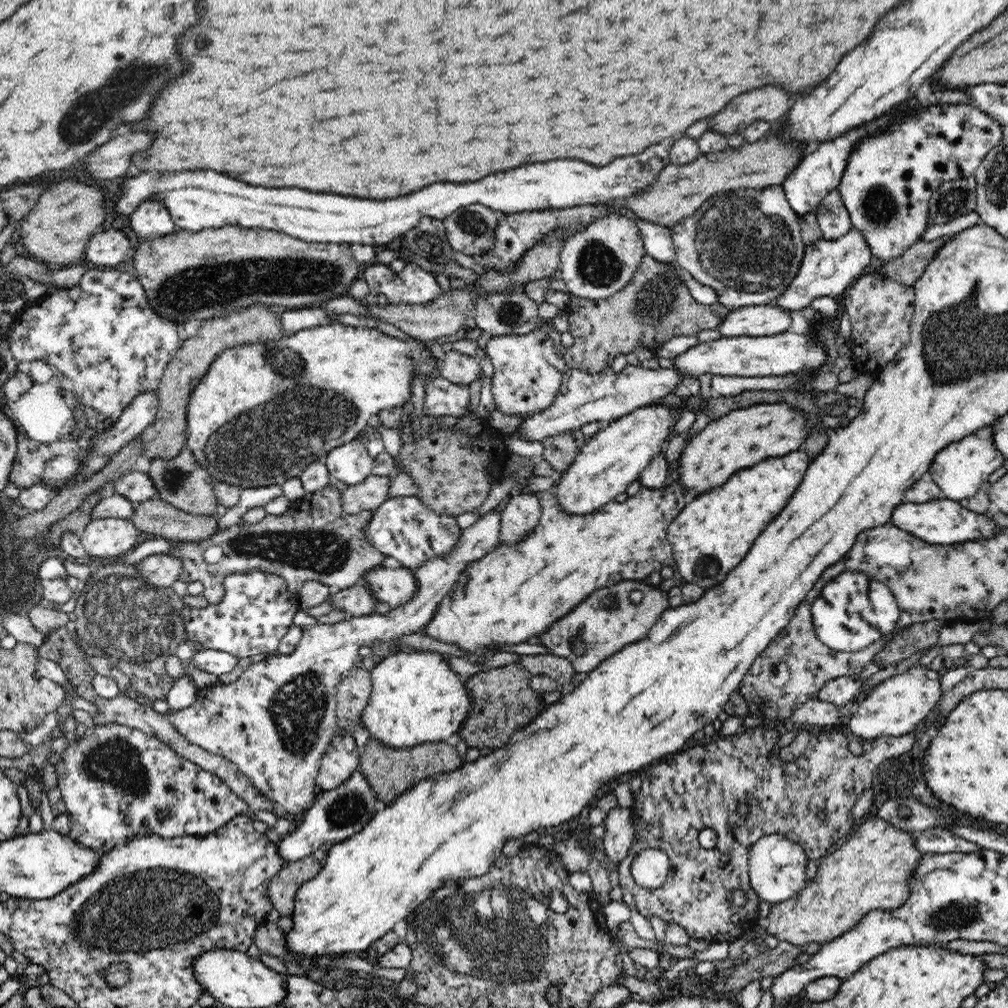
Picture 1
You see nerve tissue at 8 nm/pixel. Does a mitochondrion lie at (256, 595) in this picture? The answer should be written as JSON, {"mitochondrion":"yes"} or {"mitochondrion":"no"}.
{"mitochondrion":"no"}

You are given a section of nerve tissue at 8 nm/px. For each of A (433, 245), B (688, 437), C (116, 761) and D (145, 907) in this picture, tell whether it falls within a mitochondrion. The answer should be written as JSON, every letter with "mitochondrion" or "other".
{"A":"mitochondrion","B":"other","C":"mitochondrion","D":"mitochondrion"}

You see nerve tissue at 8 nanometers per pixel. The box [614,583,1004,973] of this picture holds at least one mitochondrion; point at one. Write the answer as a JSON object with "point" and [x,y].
{"point":[960,914]}

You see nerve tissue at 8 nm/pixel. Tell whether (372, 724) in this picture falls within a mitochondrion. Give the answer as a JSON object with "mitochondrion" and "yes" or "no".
{"mitochondrion":"no"}

